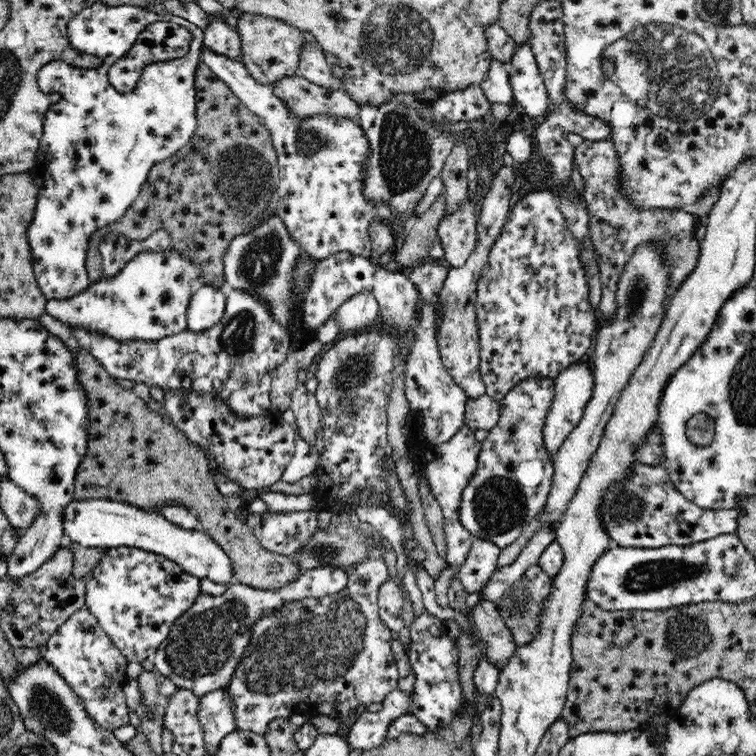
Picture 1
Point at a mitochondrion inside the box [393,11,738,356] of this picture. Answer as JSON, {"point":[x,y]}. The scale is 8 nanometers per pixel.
{"point":[671,70]}

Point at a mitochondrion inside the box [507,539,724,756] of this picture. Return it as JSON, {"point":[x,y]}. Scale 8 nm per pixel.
{"point":[653,575]}

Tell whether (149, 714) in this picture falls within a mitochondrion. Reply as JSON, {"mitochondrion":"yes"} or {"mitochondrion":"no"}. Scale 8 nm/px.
{"mitochondrion":"no"}

